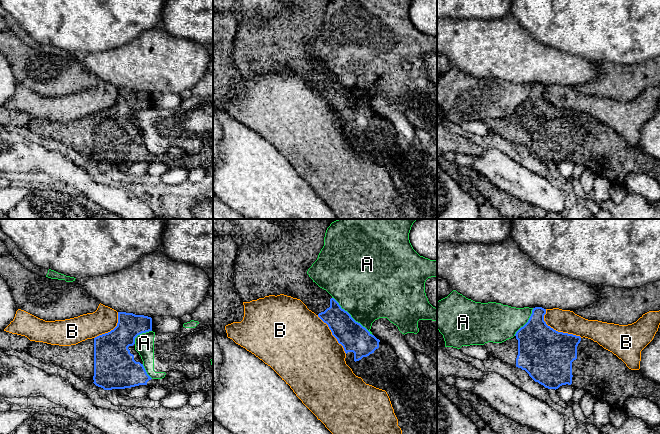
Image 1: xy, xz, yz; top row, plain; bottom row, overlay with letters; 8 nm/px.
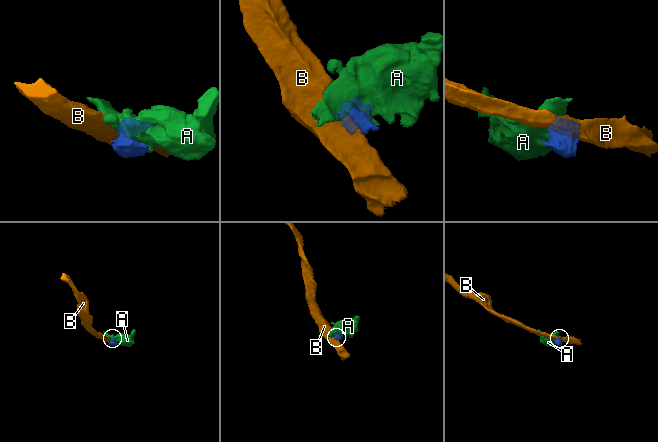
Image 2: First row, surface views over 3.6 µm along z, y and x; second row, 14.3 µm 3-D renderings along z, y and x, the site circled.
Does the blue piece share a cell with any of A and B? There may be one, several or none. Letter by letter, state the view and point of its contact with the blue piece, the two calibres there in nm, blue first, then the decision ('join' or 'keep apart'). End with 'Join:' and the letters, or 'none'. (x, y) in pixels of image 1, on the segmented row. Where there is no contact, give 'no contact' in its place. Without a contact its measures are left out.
A: contact xz (351, 317); calibres 220 and 460 nm; keep apart
B: contact yz (557, 331); calibres 420 and 190 nm; keep apart
Join: none

